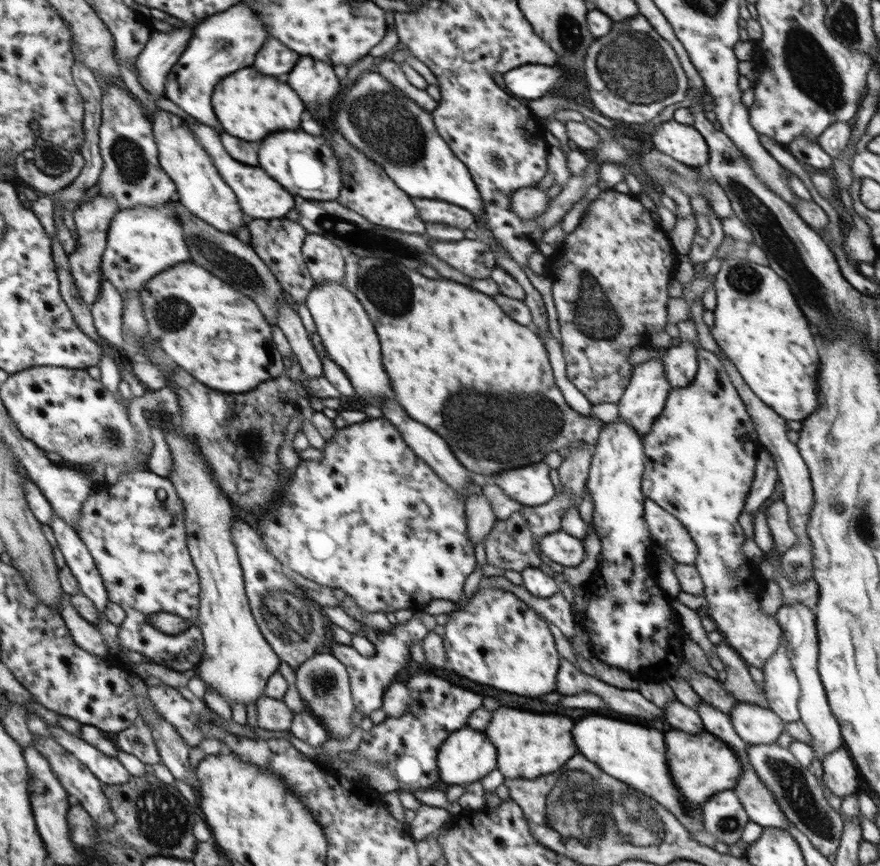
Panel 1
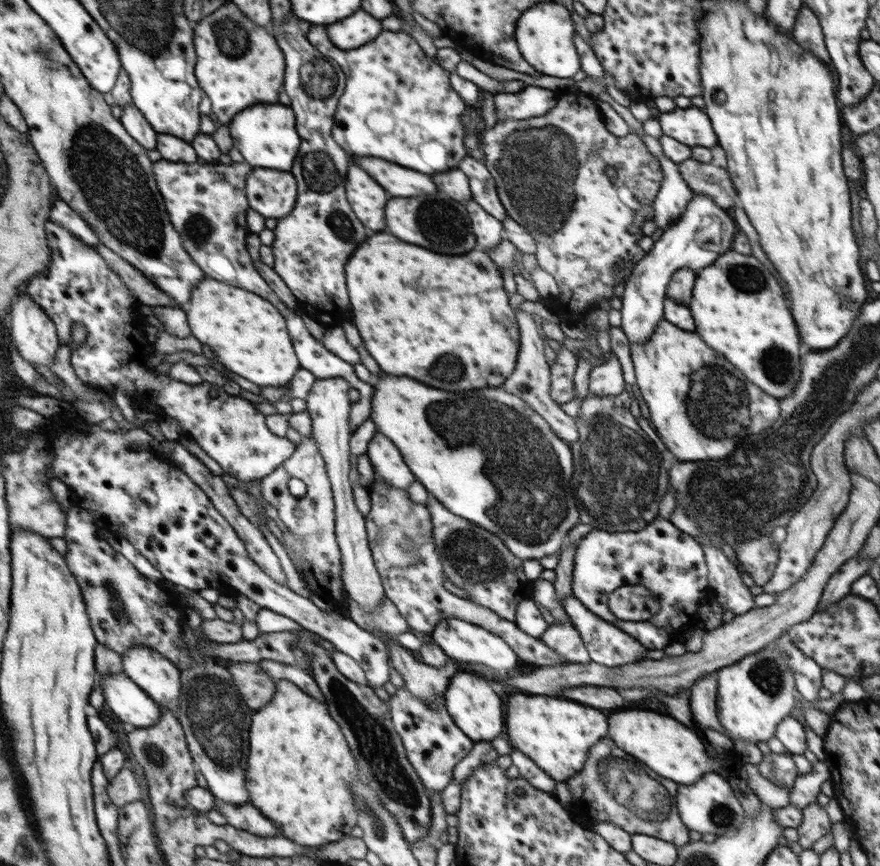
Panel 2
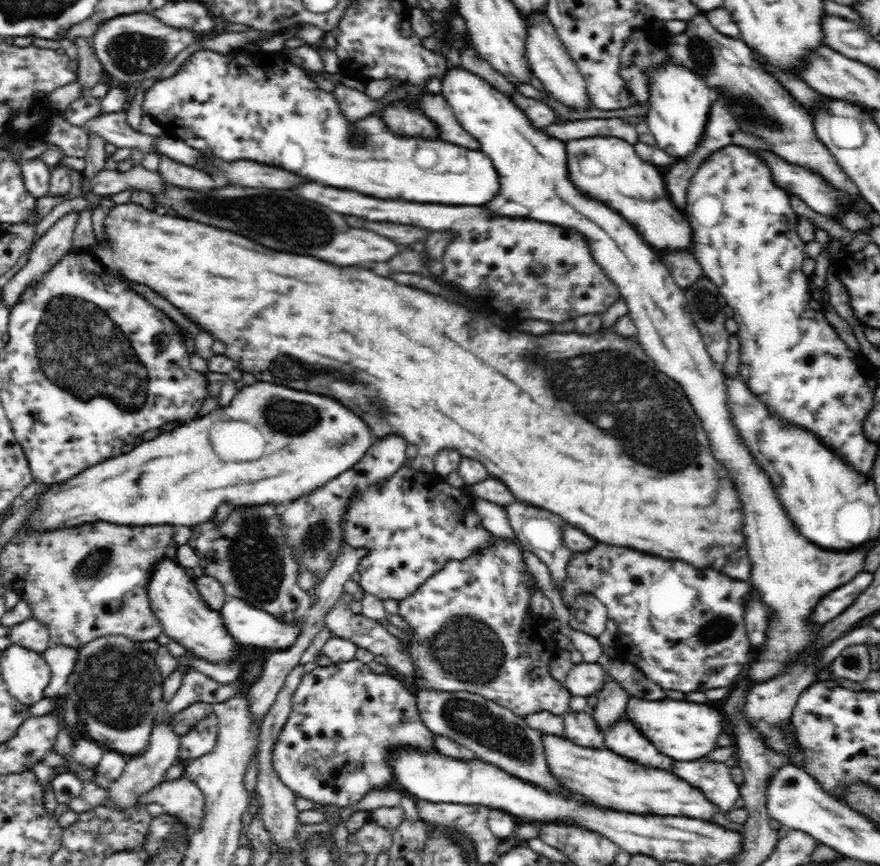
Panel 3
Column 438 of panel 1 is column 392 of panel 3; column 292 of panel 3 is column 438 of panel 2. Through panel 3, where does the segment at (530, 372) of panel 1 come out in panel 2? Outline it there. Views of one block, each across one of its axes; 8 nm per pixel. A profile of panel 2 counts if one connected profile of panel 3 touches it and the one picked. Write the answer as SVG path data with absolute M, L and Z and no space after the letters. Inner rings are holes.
M374 234L372 238L368 238L352 253L344 268L344 276L346 276L347 291L351 302L350 308L354 308L354 318L351 320L356 322L356 328L362 334L361 338L366 350L380 364L384 373L394 374L394 376L410 376L410 378L422 380L424 384L430 384L432 388L440 388L440 390L447 390L448 392L466 392L467 390L484 388L487 385L498 388L515 369L520 346L516 314L508 303L510 294L504 289L503 276L494 266L493 260L479 248L472 249L464 256L442 256L442 254L430 252L426 248L406 244L392 234Z

